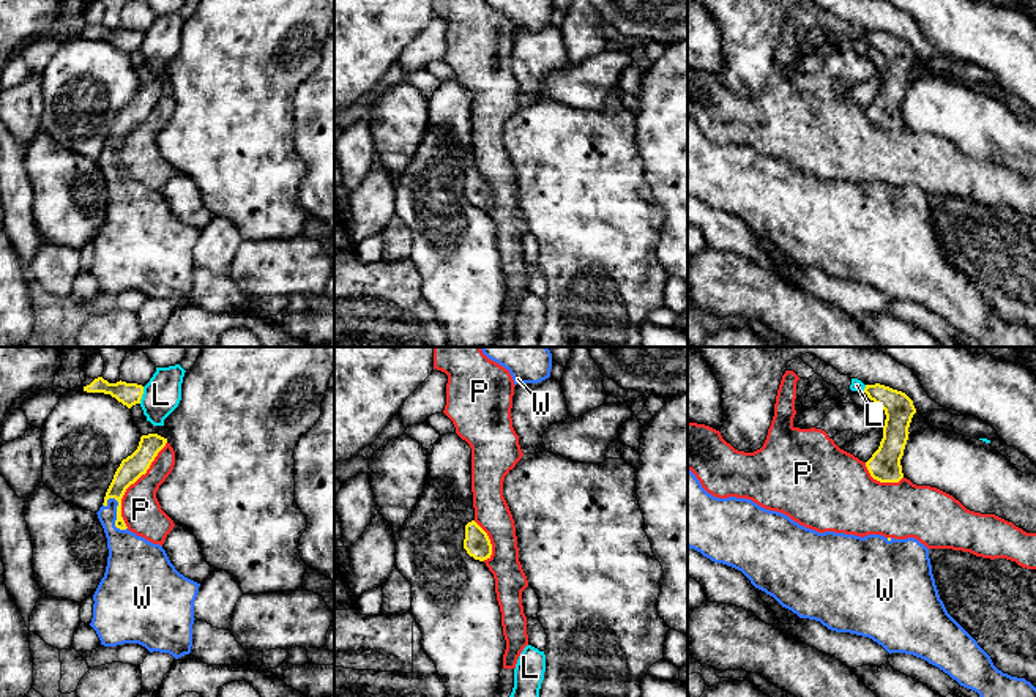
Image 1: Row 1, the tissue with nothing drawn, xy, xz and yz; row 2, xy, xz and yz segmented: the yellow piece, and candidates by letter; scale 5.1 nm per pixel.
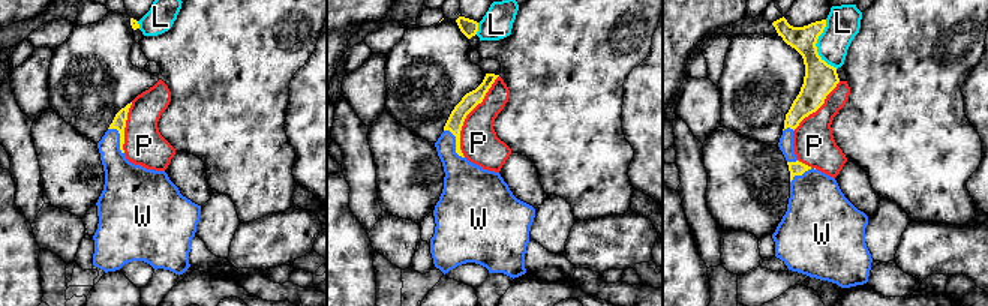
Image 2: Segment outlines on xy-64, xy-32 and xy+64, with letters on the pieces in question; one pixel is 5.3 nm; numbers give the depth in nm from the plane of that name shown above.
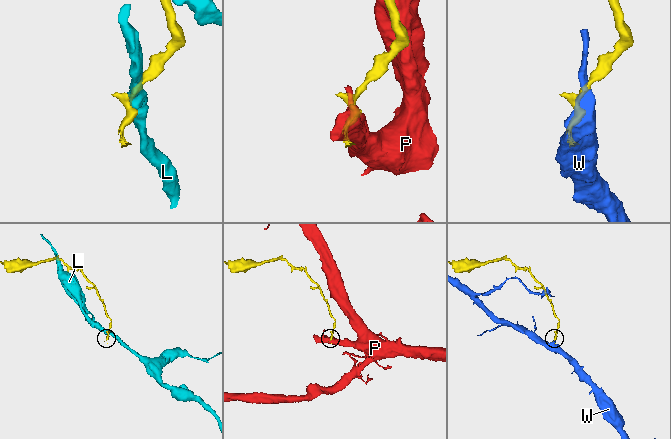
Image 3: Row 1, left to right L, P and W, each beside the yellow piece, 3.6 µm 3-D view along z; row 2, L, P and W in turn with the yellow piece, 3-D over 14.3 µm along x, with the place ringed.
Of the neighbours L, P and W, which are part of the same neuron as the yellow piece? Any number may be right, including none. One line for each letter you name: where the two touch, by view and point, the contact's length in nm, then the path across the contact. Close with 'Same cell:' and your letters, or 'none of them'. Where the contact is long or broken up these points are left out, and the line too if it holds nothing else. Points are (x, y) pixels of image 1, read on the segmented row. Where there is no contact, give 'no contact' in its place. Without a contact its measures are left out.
W: contact xy (117, 514); length 190 nm; way xy (131, 469), (117, 488), (117, 514), (115, 532), (133, 560)
Same cell: W

